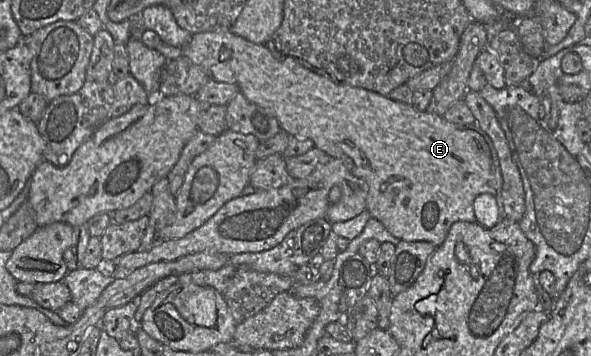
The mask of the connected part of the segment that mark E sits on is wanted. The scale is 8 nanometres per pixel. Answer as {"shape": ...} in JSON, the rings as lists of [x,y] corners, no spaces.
{"shape":[[[221,28],[215,31],[193,34],[190,42],[183,47],[183,56],[193,64],[202,67],[211,77],[218,82],[233,83],[239,87],[239,91],[251,102],[265,108],[274,115],[281,126],[281,129],[290,135],[300,138],[309,138],[314,141],[315,147],[325,151],[331,157],[341,158],[348,156],[354,161],[353,175],[365,180],[369,185],[369,192],[366,198],[366,209],[373,218],[378,219],[385,228],[396,238],[403,241],[428,241],[435,247],[440,246],[451,227],[456,221],[476,221],[474,213],[474,201],[481,194],[491,194],[495,197],[499,218],[505,217],[502,202],[503,178],[501,174],[500,161],[494,144],[488,134],[478,124],[464,125],[447,121],[443,116],[428,111],[418,111],[412,105],[391,99],[388,95],[382,95],[361,87],[340,84],[330,80],[311,69],[307,68],[299,59],[287,56],[284,59],[277,59],[271,51],[263,44],[250,42],[238,35],[235,35],[229,28]]]}

